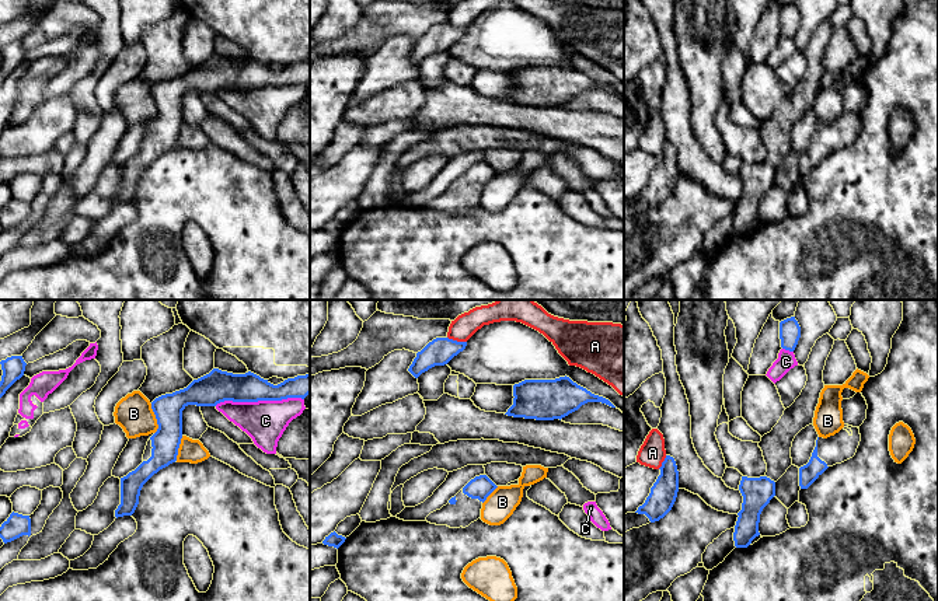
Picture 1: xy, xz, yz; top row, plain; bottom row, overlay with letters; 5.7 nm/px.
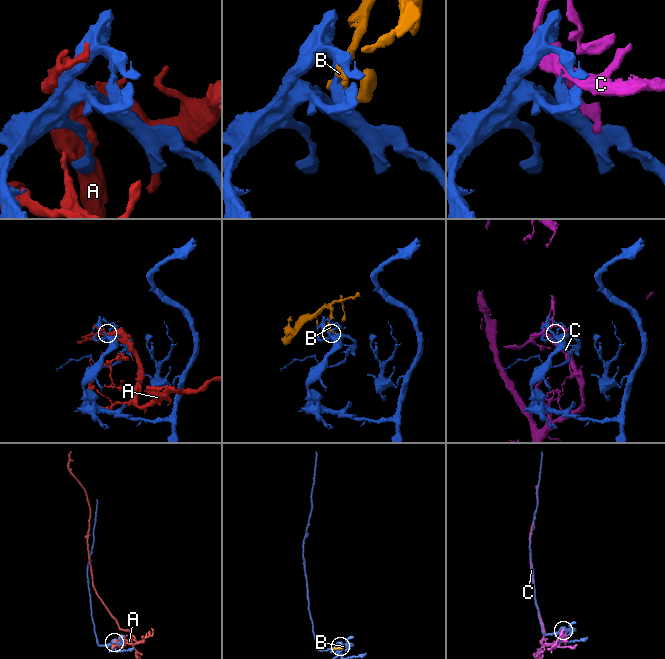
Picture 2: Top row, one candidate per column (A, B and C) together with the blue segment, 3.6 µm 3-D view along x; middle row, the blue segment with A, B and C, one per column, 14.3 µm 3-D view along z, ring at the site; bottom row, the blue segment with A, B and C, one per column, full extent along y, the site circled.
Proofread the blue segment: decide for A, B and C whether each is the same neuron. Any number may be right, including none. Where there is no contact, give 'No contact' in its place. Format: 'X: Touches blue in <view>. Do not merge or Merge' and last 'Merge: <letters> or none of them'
A: Touches blue in xz. Do not merge
B: Touches blue in xy. Do not merge
C: Touches blue in xy. Do not merge
Merge: none of them

